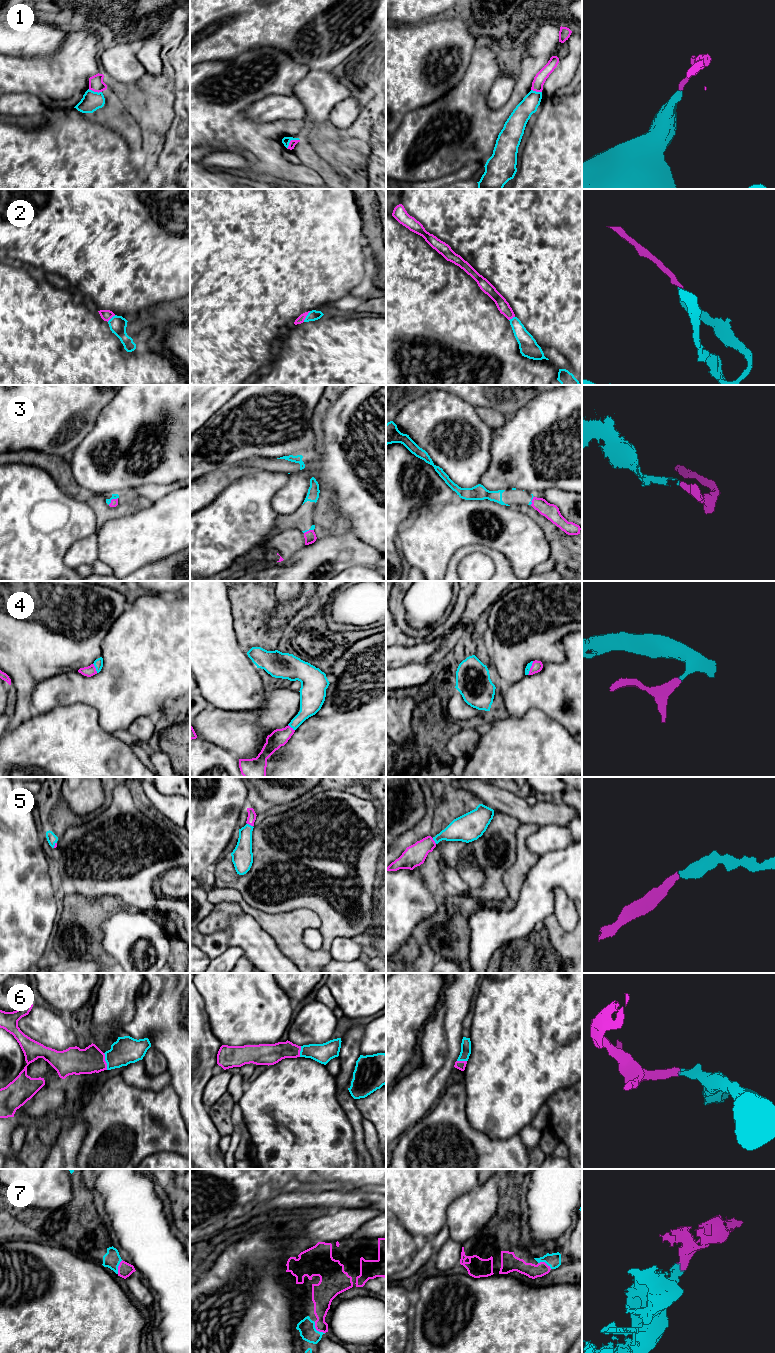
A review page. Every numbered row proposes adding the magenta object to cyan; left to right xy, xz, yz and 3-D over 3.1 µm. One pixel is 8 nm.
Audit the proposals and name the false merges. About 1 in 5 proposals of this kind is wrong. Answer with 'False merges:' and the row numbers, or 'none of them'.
False merges: 1

